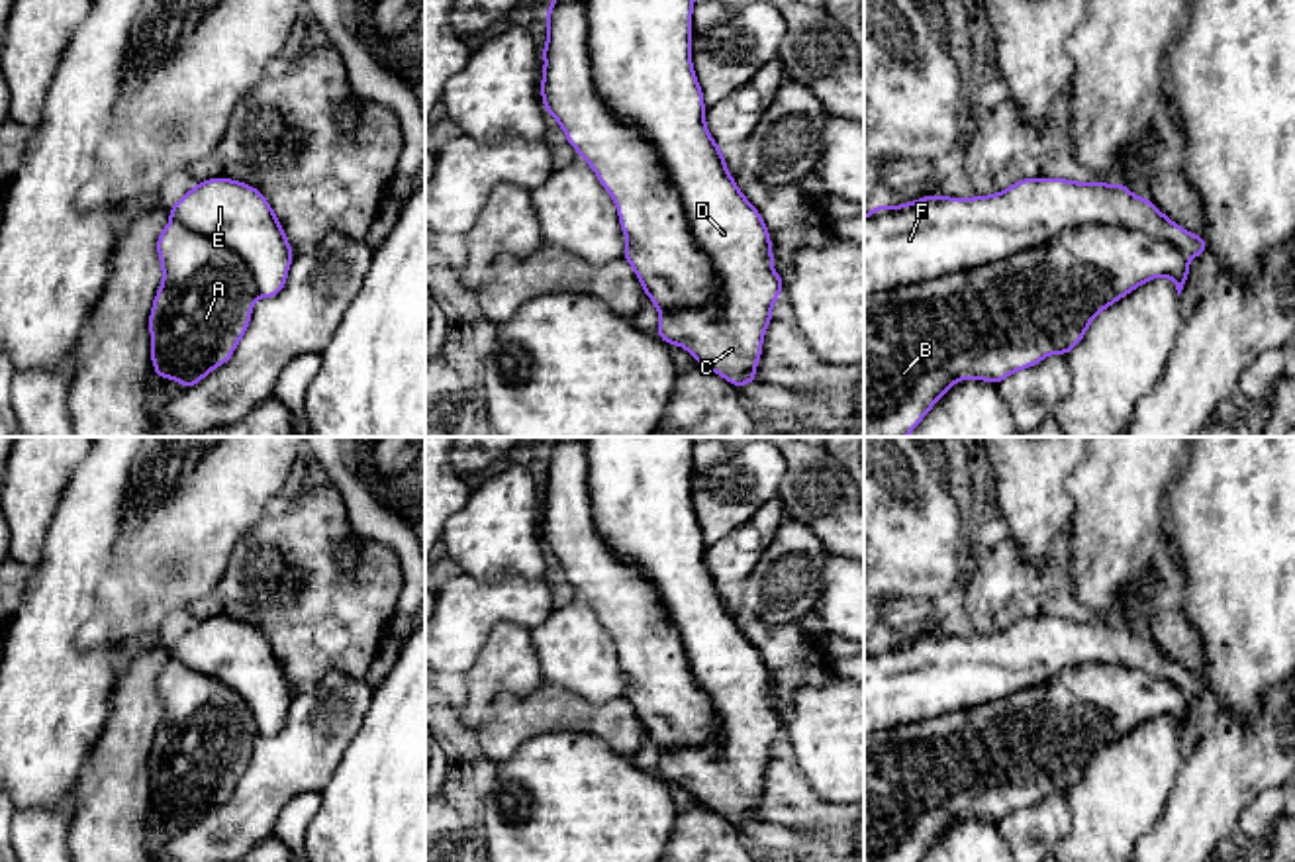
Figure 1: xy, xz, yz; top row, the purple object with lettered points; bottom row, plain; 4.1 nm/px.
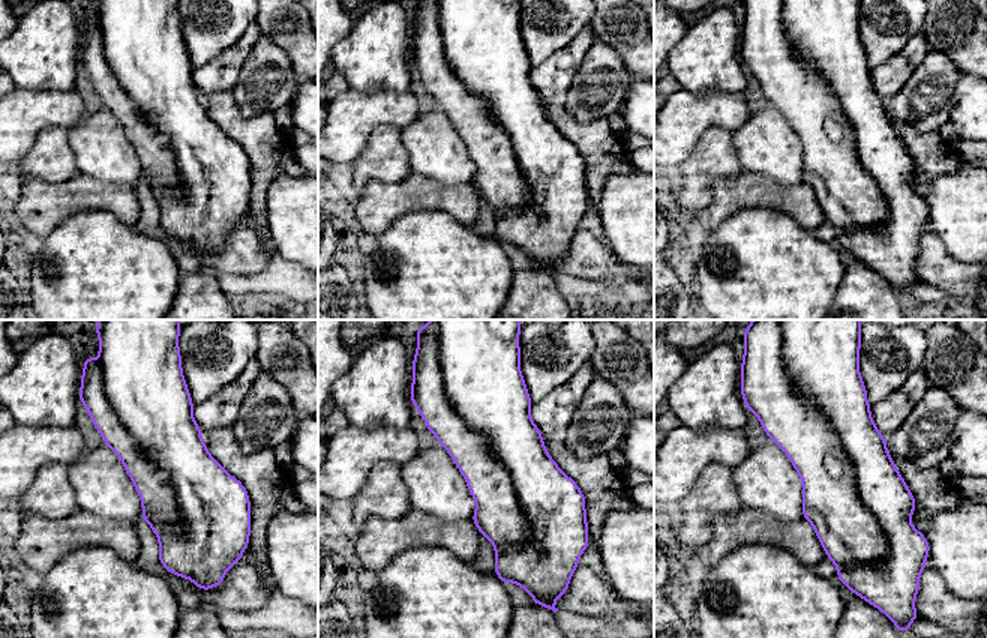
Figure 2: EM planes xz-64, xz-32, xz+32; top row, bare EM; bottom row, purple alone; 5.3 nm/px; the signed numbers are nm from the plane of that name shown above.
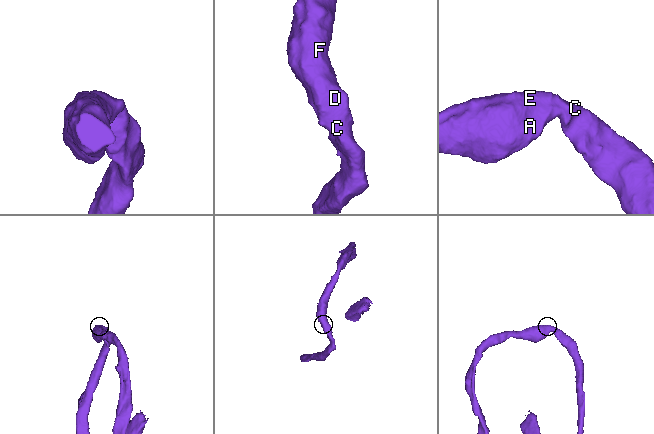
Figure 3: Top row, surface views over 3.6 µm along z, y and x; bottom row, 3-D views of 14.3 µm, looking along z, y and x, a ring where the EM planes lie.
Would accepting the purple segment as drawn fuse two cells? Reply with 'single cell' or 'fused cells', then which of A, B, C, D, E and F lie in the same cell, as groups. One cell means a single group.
fused cells | A B / C D E F

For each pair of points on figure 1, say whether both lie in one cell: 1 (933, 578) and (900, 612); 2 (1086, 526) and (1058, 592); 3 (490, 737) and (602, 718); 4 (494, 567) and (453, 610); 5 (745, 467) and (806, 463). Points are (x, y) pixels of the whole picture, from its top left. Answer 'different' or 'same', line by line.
1: different
2: different
3: same
4: different
5: different

